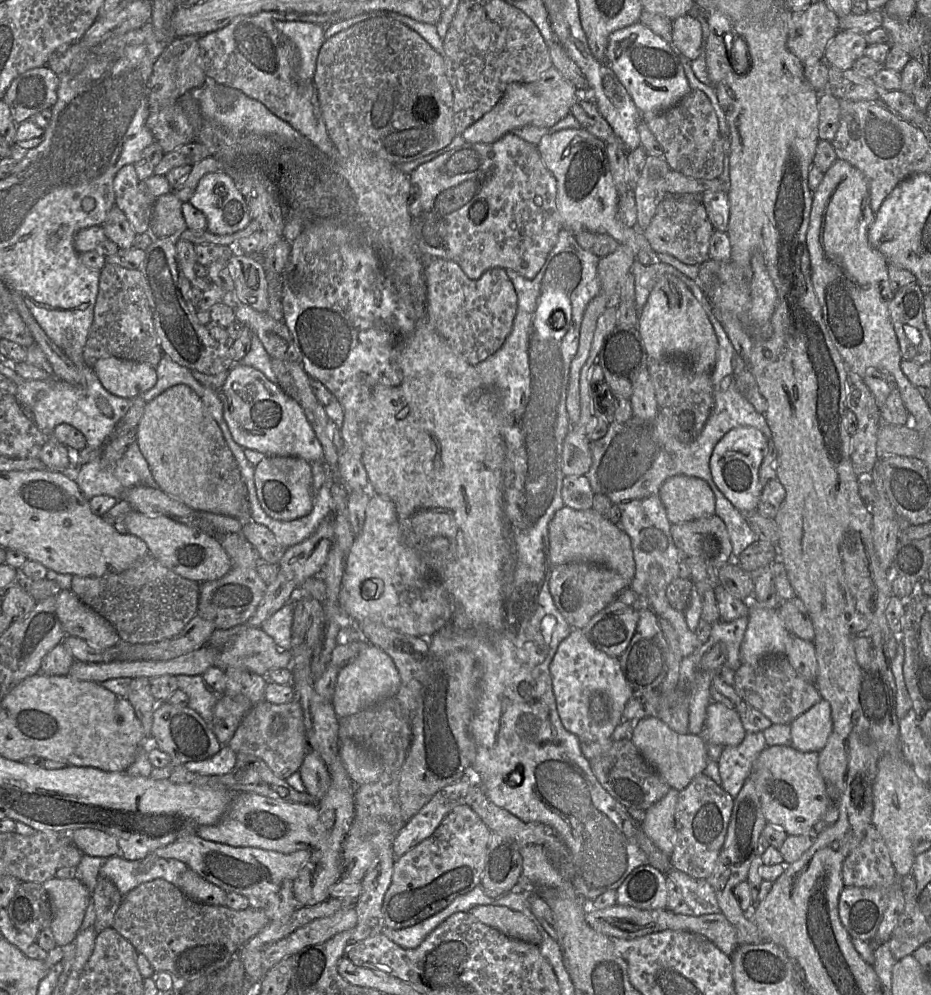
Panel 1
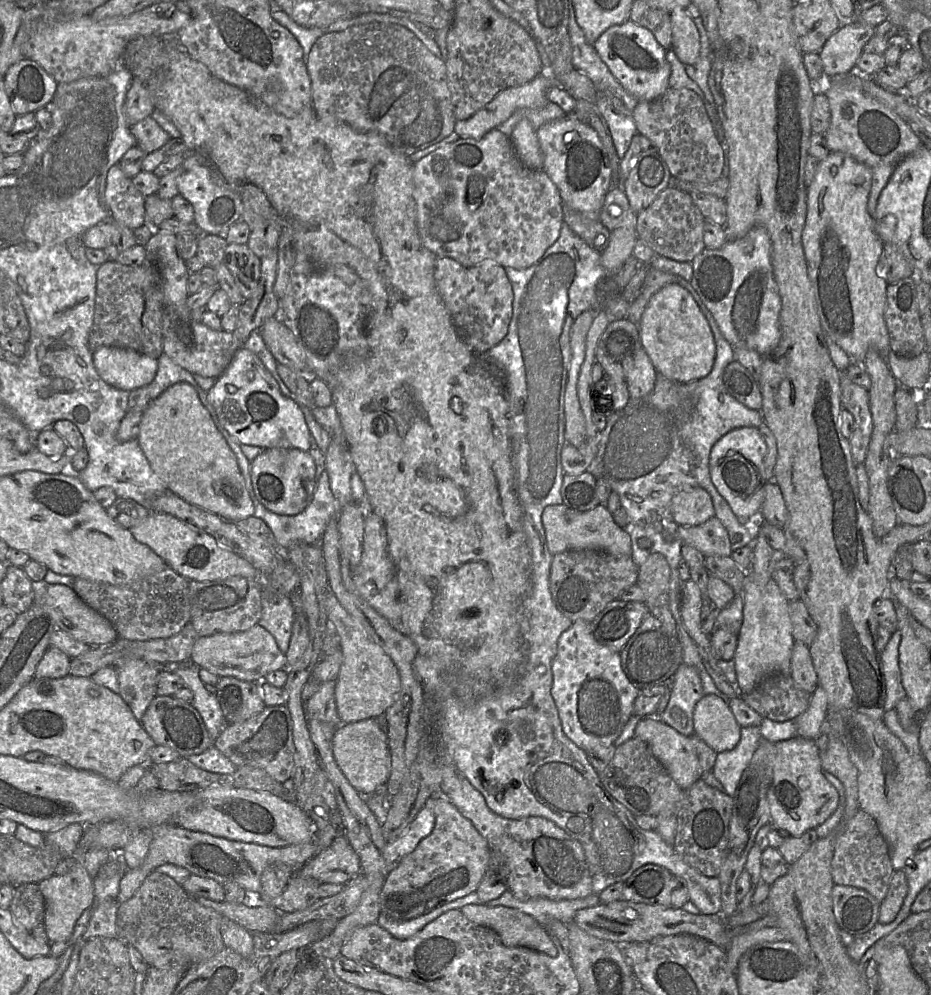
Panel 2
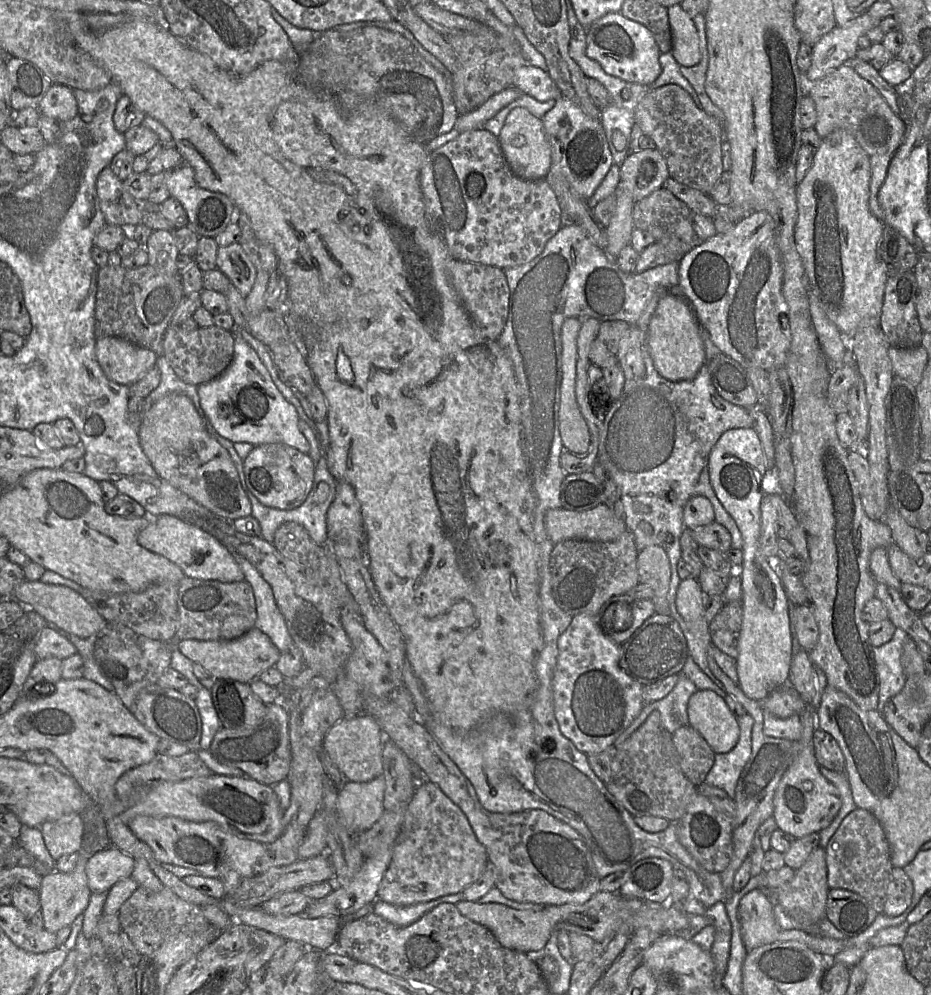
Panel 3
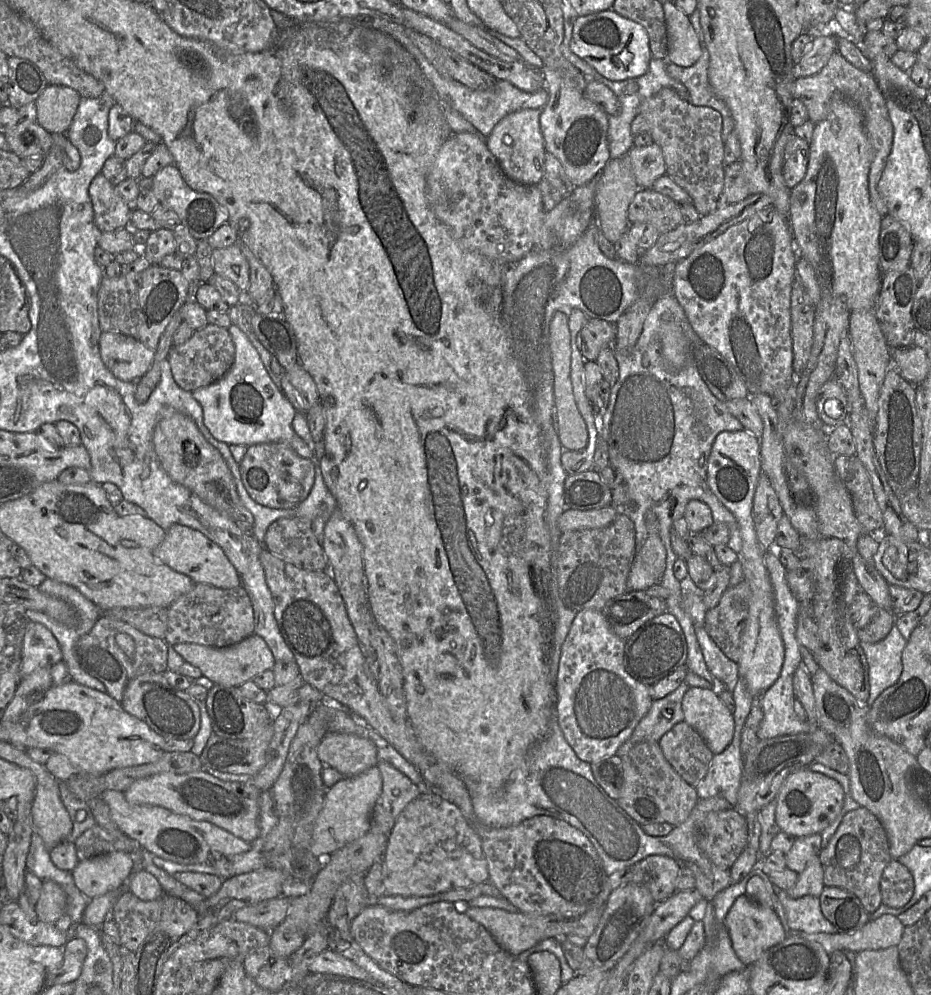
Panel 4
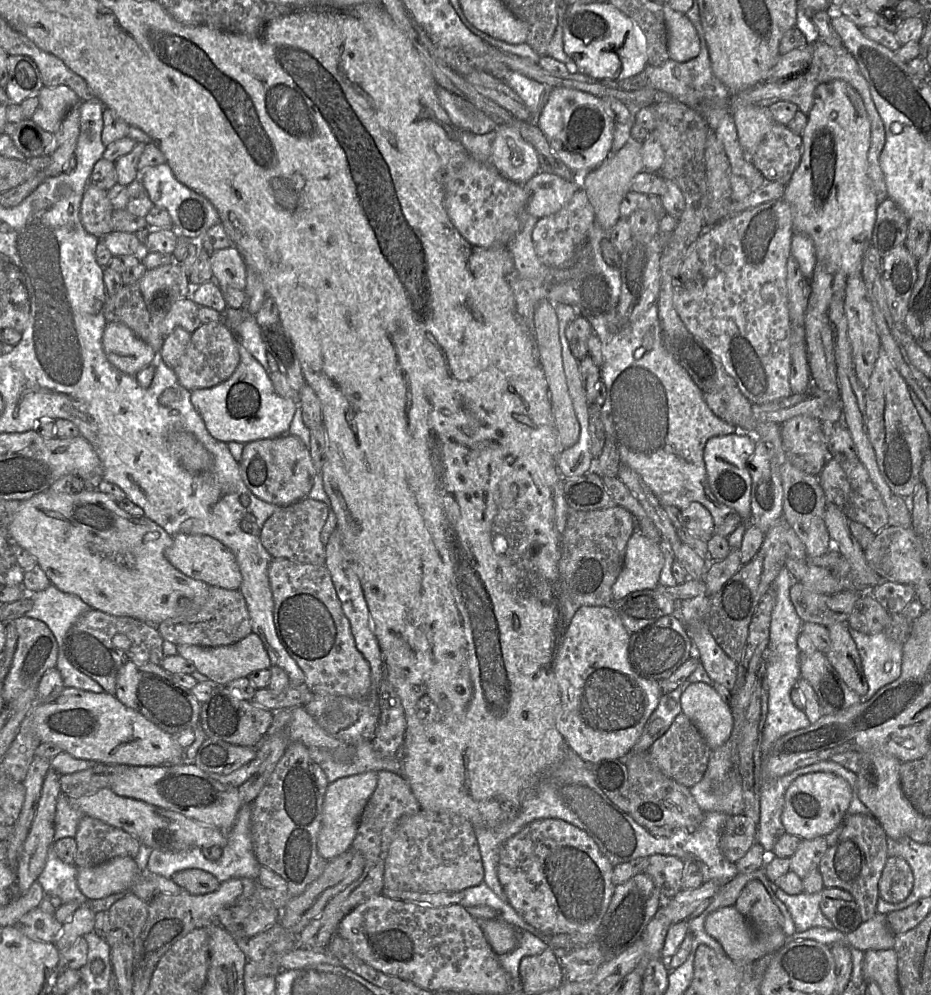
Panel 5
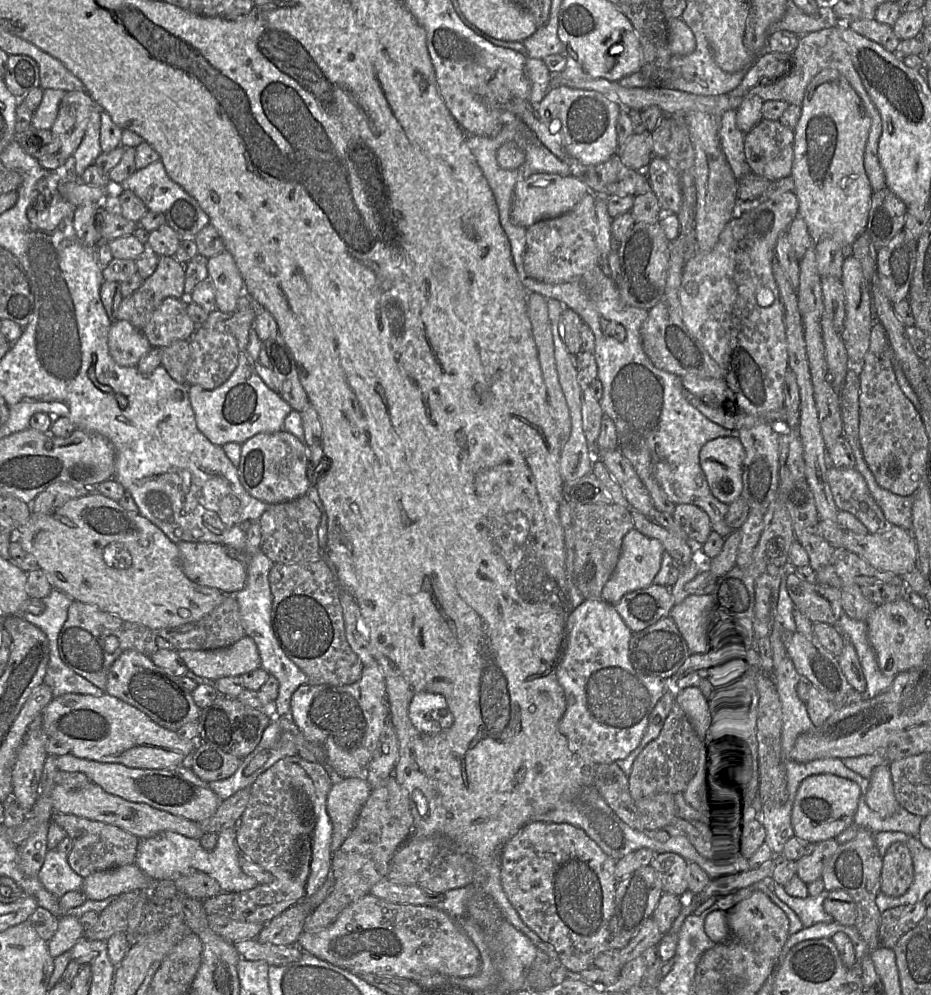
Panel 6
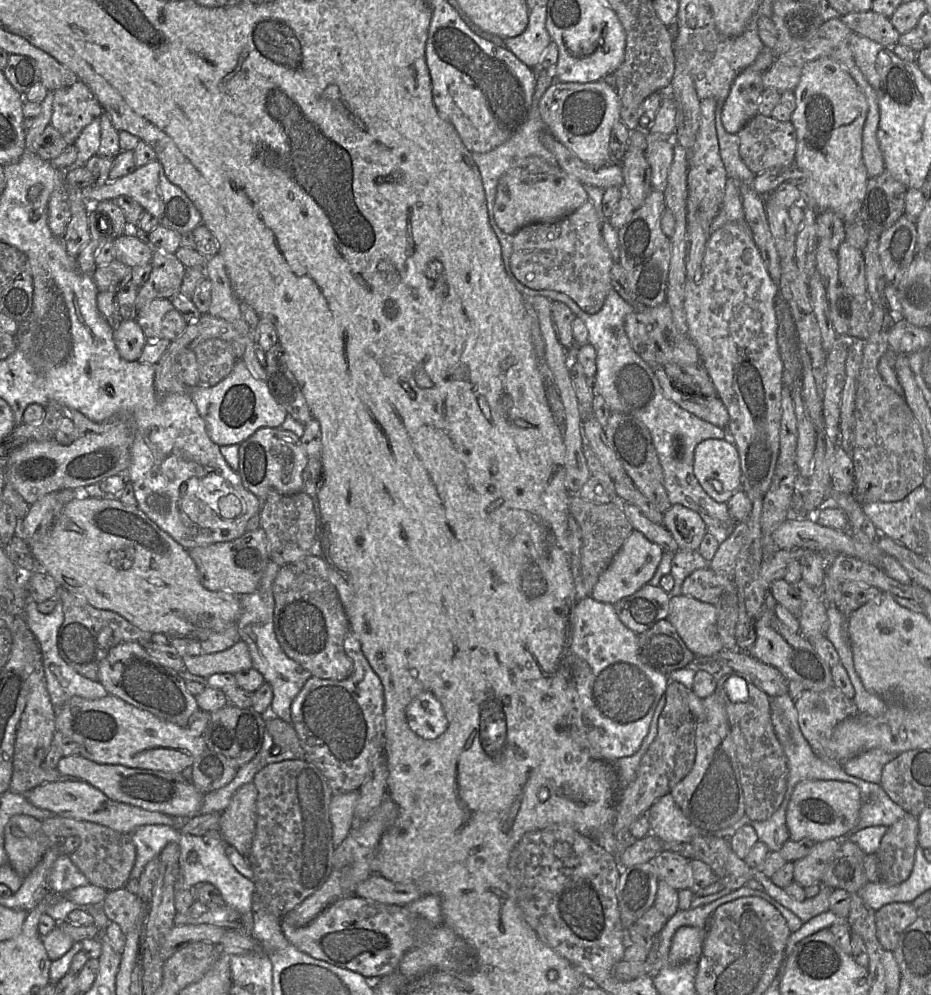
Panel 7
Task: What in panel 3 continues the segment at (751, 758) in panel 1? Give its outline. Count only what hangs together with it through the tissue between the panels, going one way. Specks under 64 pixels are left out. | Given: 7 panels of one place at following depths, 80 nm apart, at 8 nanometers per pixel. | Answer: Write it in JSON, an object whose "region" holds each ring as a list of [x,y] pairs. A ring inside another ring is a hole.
{"region":[[[746,713],[737,718],[740,734],[735,747],[728,753],[715,754],[713,767],[705,782],[723,789],[729,798],[734,799],[740,775],[752,752],[752,729],[754,719]]]}

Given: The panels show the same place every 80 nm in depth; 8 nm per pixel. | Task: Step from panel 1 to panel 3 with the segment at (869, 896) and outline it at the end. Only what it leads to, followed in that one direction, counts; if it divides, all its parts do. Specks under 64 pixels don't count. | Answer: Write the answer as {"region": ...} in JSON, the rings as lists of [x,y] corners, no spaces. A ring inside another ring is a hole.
{"region":[[[840,888],[828,891],[826,918],[846,937],[865,931],[878,913],[859,894]]]}

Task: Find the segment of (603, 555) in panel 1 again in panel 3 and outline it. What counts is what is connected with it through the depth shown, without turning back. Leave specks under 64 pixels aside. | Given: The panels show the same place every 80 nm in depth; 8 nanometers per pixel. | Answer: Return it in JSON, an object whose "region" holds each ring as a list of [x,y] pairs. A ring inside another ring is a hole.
{"region":[[[605,503],[586,511],[567,510],[563,507],[549,509],[544,516],[544,526],[549,539],[555,545],[567,539],[613,541],[627,530],[624,520],[617,517],[613,509]]]}

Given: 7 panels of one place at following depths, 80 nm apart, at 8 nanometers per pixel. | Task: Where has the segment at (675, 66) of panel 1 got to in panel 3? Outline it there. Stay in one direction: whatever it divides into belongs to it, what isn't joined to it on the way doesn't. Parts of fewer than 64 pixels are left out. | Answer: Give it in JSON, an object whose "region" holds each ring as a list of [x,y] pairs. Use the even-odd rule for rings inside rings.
{"region":[[[620,12],[608,13],[586,29],[586,54],[597,61],[607,74],[627,82],[651,84],[661,73],[661,53],[652,33]]]}

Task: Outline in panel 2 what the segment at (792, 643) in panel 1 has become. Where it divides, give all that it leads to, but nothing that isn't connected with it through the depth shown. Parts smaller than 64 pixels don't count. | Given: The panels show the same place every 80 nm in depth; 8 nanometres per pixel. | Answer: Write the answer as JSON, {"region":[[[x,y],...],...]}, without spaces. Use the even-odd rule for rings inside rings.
{"region":[[[795,642],[792,650],[790,675],[802,690],[813,694],[818,686],[818,677],[810,655],[810,647]]]}

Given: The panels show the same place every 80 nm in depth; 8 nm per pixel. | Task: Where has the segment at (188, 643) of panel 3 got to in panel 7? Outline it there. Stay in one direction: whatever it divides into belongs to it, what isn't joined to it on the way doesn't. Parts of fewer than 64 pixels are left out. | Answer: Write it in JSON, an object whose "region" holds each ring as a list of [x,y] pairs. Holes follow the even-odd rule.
{"region":[[[241,639],[223,651],[199,656],[185,656],[182,659],[190,673],[204,678],[217,673],[235,674],[252,668],[248,646]]]}

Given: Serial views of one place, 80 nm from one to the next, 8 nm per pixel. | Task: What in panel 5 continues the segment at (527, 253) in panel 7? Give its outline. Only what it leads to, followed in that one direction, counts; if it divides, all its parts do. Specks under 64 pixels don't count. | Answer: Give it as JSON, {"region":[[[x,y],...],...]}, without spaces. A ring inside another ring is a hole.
{"region":[[[581,187],[561,210],[548,217],[537,219],[532,231],[532,241],[539,260],[552,268],[564,269],[573,266],[589,242],[594,222],[594,208],[586,191]]]}

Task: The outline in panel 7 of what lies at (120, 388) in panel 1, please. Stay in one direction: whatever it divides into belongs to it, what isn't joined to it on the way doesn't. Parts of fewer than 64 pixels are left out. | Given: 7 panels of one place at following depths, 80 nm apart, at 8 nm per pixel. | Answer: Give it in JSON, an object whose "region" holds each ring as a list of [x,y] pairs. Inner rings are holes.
{"region":[[[135,319],[122,320],[114,329],[113,337],[120,356],[127,361],[138,360],[147,342]]]}

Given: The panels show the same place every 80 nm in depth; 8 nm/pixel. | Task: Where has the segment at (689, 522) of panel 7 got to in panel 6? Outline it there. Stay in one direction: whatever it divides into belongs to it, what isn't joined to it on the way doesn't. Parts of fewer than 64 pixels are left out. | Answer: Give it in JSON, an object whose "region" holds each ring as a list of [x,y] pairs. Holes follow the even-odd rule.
{"region":[[[692,504],[676,505],[672,517],[690,539],[701,547],[706,543],[712,527],[709,516],[702,509]]]}

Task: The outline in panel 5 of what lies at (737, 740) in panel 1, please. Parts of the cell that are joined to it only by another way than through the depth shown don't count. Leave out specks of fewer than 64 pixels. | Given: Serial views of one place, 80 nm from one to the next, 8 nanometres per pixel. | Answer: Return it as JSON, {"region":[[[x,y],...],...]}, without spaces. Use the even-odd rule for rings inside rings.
{"region":[[[691,683],[682,693],[680,704],[711,750],[729,740],[734,725],[732,711],[711,685]]]}

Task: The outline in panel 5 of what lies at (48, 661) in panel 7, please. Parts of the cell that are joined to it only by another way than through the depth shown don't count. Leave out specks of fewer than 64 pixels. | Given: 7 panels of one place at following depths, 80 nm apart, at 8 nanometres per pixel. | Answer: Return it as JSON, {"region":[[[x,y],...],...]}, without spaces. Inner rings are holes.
{"region":[[[53,584],[42,591],[30,593],[33,607],[24,616],[44,622],[58,643],[58,658],[55,668],[60,669],[64,659],[64,638],[77,621],[91,607],[80,597],[59,590]]]}

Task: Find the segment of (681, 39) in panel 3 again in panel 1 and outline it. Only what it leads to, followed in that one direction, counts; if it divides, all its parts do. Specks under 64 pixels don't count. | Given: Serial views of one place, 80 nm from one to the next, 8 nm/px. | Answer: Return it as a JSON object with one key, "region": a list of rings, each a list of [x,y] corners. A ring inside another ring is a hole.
{"region":[[[689,14],[672,21],[672,45],[689,61],[700,53],[702,29],[700,22]]]}

